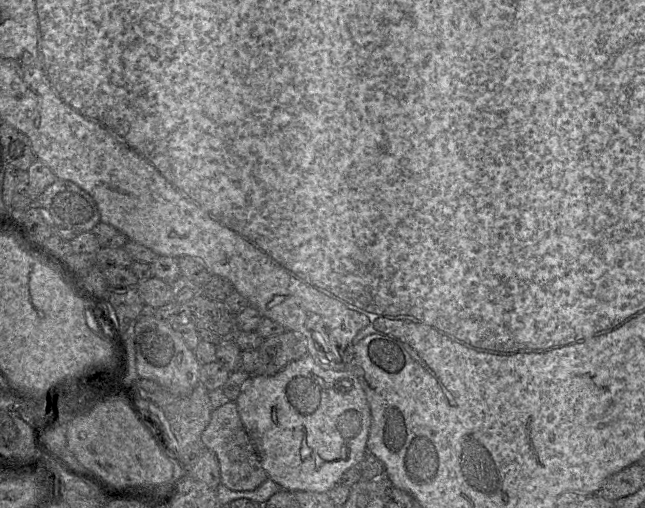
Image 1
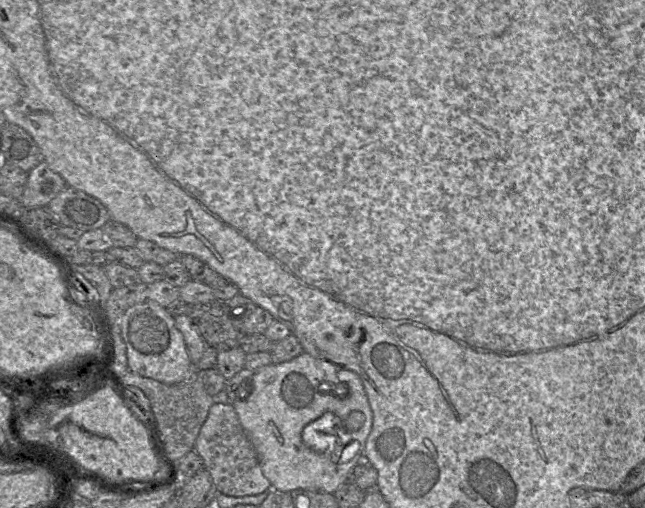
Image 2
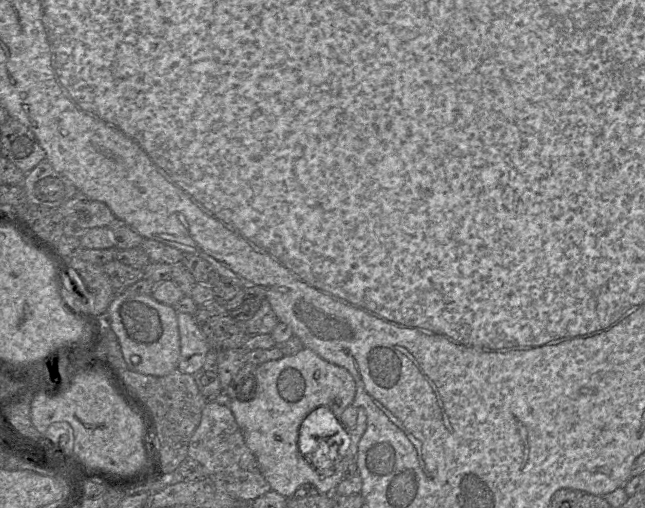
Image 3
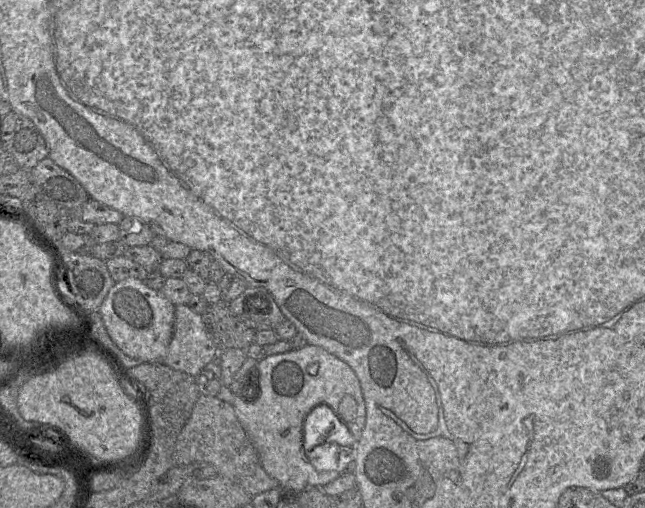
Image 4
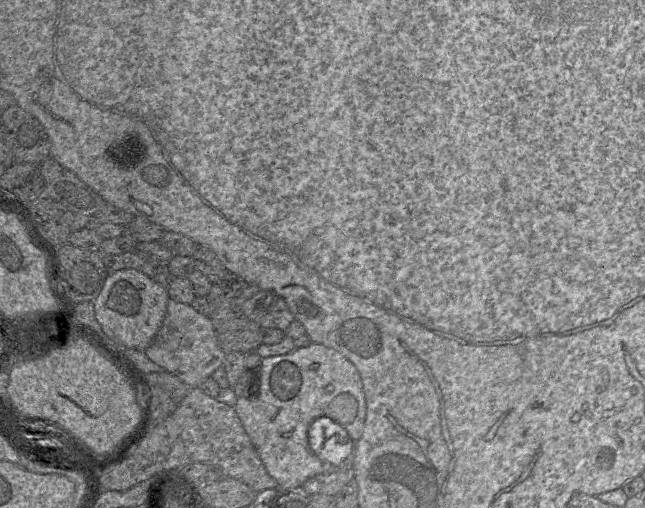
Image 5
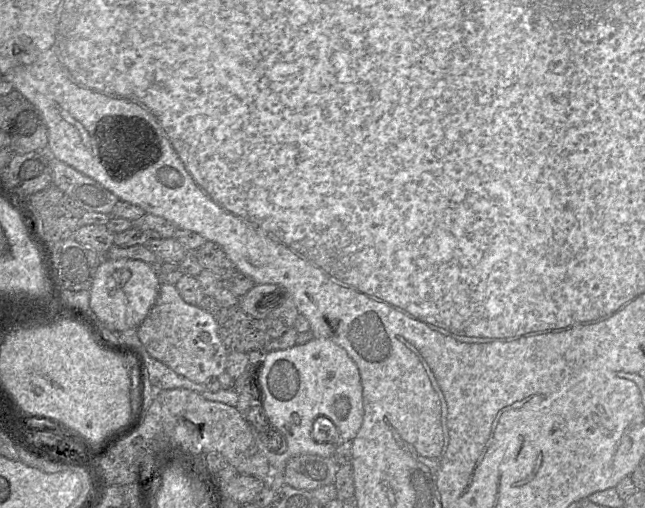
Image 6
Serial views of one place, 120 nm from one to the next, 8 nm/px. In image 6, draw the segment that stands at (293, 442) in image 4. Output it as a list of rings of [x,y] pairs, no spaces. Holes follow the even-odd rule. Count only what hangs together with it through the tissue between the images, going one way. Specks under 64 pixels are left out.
[[[313,337],[306,344],[295,344],[287,349],[267,351],[257,371],[253,391],[238,391],[236,408],[249,424],[259,449],[272,467],[272,474],[281,474],[287,462],[295,456],[313,454],[333,457],[339,445],[346,441],[352,442],[356,437],[364,417],[360,372],[356,363],[341,346],[328,338]],[[338,397],[347,397],[350,401],[351,408],[346,416],[339,416],[334,411],[334,403]],[[320,416],[327,417],[334,423],[338,431],[336,442],[319,442],[313,438],[313,424]]]

